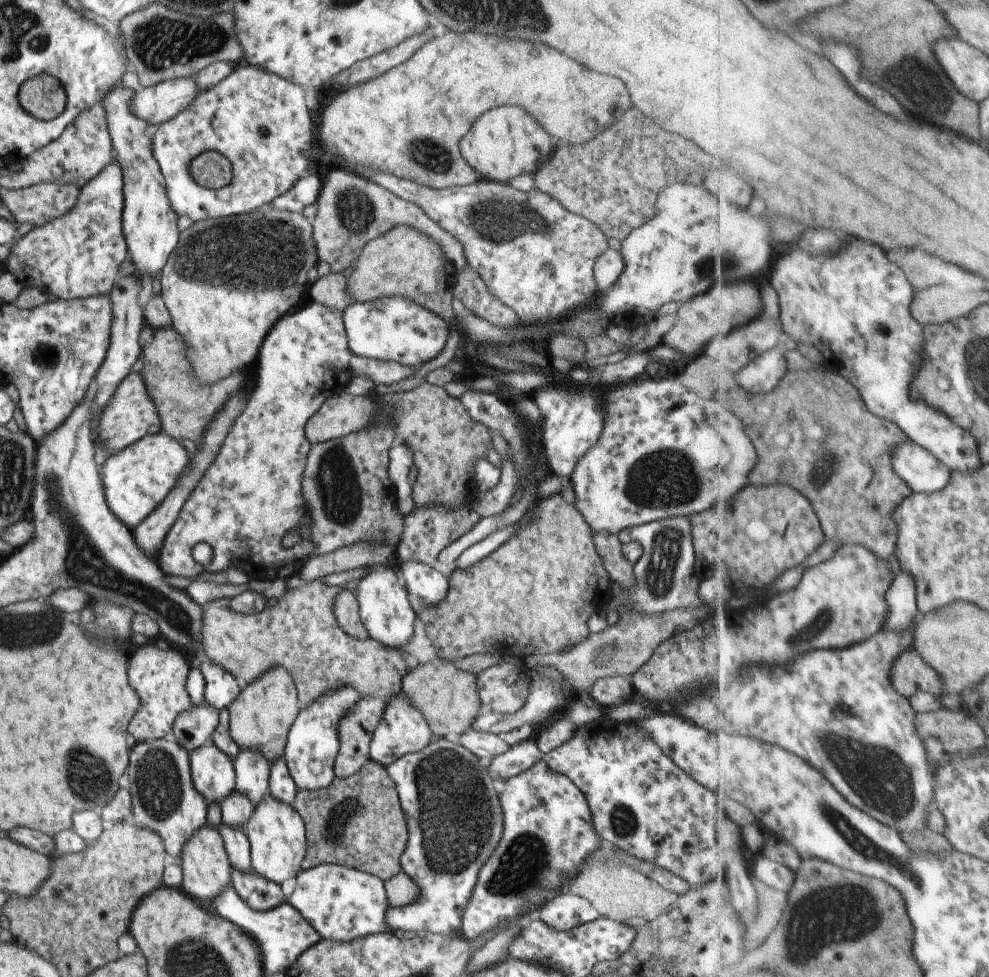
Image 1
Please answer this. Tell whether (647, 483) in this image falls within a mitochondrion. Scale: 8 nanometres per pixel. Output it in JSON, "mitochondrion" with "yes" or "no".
{"mitochondrion":"yes"}

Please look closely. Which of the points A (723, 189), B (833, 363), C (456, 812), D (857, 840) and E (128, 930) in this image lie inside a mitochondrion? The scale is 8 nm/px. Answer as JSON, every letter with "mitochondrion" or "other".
{"A":"other","B":"other","C":"mitochondrion","D":"mitochondrion","E":"other"}

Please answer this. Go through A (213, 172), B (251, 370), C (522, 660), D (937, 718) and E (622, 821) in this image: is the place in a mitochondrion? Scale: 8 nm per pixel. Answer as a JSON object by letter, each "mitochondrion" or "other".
{"A":"mitochondrion","B":"other","C":"other","D":"other","E":"mitochondrion"}

